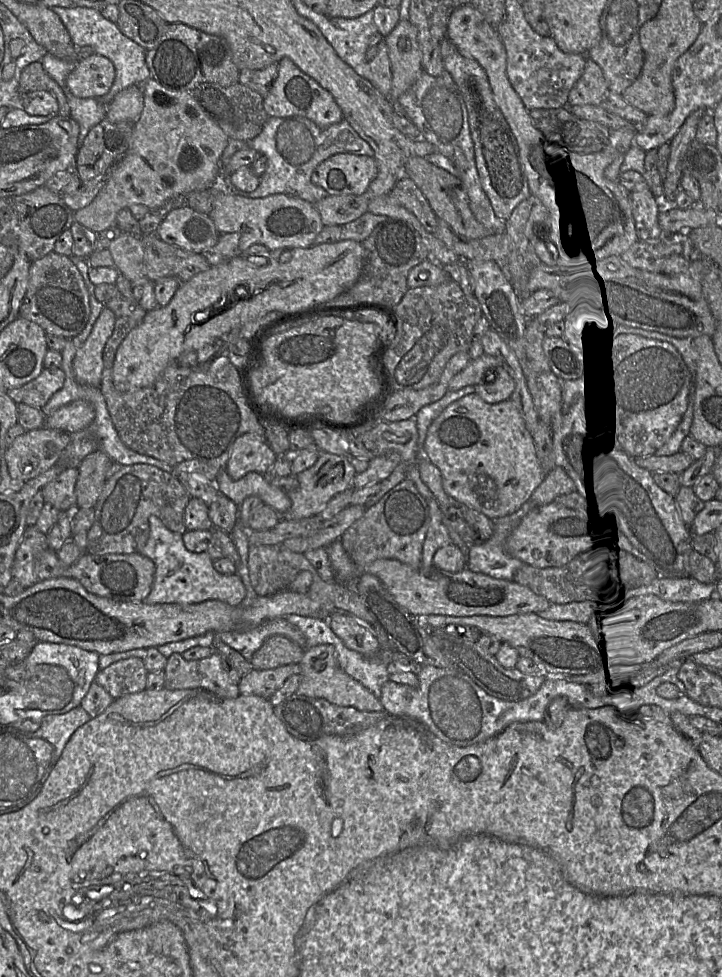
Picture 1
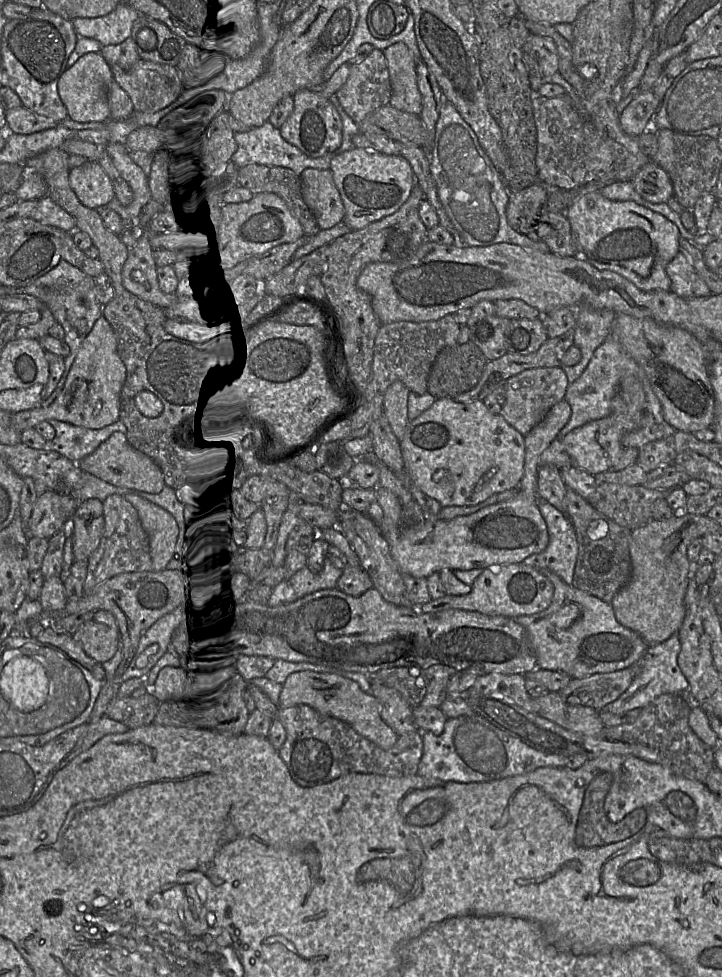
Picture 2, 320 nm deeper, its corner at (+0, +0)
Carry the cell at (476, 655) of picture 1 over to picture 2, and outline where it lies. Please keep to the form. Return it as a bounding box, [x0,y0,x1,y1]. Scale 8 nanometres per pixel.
[533,691,605,736]

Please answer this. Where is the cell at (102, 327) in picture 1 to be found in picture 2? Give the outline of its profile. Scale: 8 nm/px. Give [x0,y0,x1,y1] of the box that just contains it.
[12,315,126,431]

